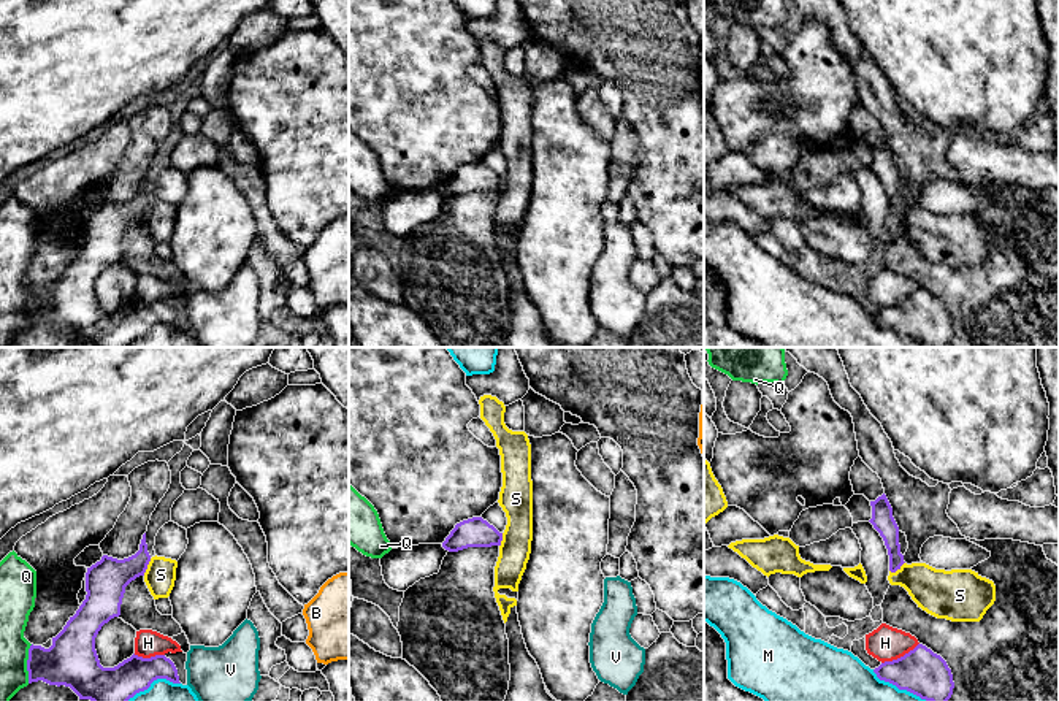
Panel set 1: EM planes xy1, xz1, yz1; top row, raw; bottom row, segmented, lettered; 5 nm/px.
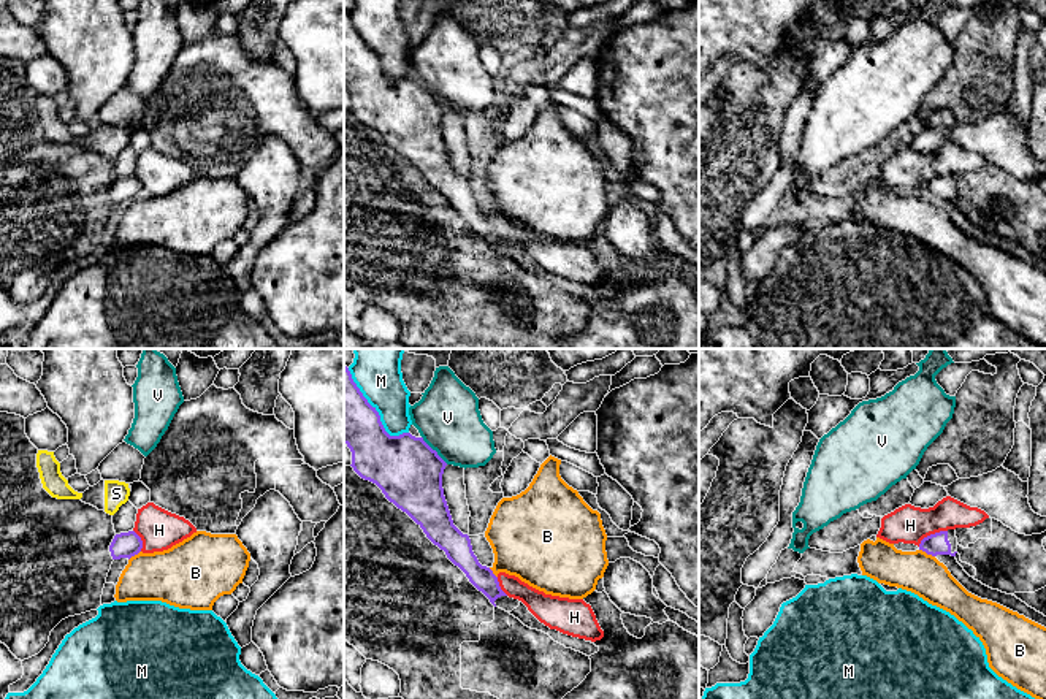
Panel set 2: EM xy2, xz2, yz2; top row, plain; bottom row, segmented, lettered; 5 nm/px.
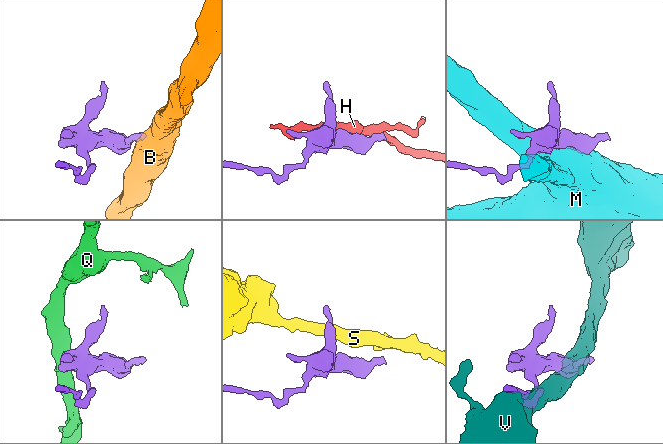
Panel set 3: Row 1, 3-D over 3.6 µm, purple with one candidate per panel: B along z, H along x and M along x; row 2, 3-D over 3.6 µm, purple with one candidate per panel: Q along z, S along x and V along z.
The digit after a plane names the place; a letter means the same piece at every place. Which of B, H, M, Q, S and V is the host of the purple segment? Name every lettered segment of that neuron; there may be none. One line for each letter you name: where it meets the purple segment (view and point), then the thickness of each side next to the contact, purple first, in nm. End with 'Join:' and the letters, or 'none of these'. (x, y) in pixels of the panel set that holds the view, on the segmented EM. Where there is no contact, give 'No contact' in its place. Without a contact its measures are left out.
Join: none of these

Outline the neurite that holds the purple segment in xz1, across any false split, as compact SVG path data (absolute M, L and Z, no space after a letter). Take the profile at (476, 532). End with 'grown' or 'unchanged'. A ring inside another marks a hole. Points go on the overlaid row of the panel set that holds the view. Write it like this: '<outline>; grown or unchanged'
M472 517L455 525L442 542L449 552L458 552L468 547L501 546L503 533L482 517Z; unchanged

